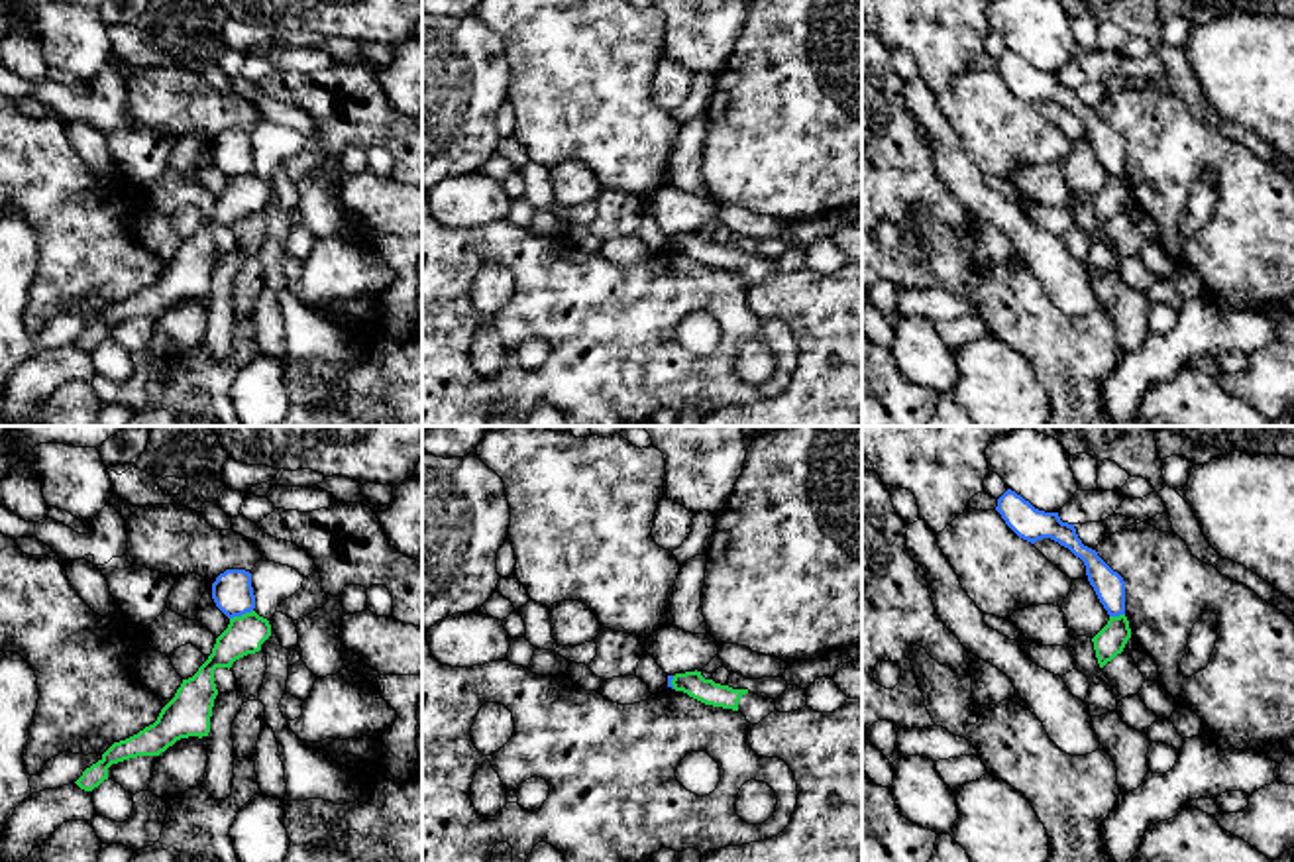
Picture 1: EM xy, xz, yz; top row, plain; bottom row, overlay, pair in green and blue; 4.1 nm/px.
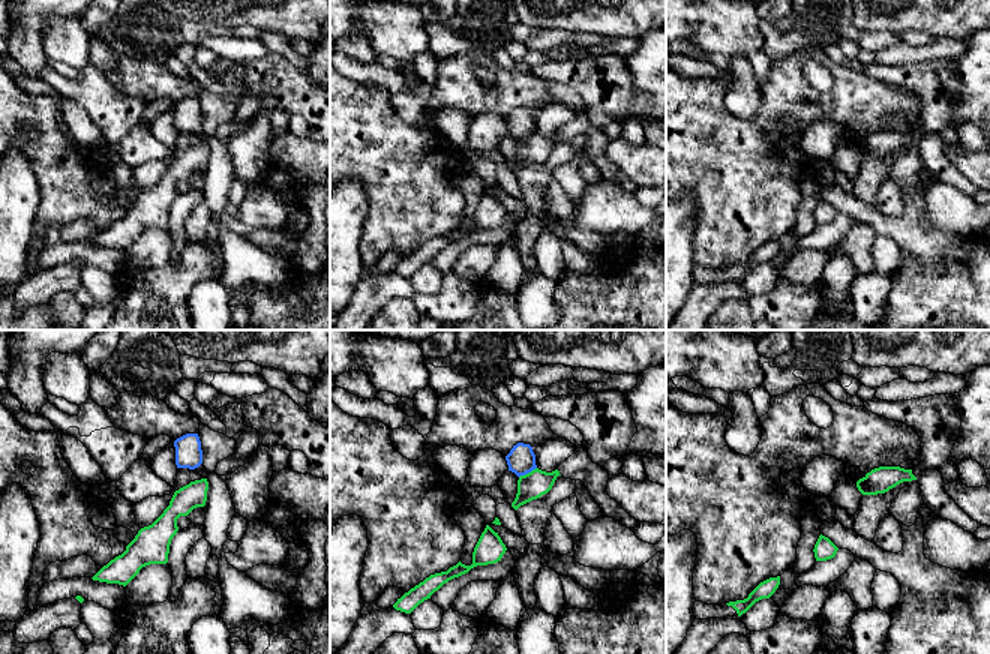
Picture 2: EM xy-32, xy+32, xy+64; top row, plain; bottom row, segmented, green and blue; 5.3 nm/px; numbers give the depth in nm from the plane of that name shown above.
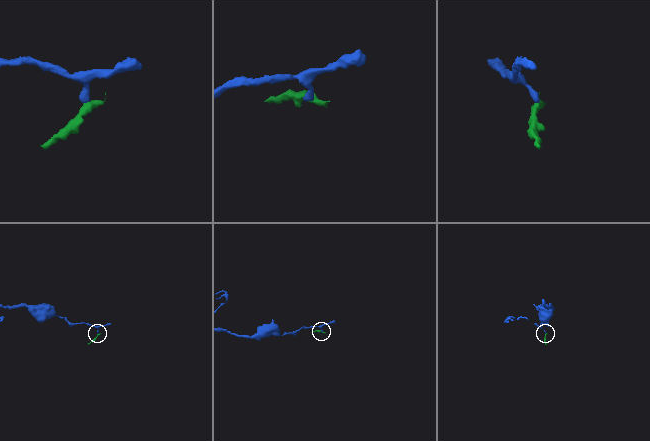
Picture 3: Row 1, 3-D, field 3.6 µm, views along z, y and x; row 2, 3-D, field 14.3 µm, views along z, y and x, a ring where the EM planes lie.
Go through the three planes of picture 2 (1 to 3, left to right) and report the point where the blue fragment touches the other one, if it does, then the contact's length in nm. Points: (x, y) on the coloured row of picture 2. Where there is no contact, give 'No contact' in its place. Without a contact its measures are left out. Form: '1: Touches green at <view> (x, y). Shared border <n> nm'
1: No contact
2: Touches green at xy+32 (528, 473). Shared border 110 nm
3: No contact

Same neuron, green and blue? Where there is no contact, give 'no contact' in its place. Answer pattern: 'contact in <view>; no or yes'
contact in xy; no

